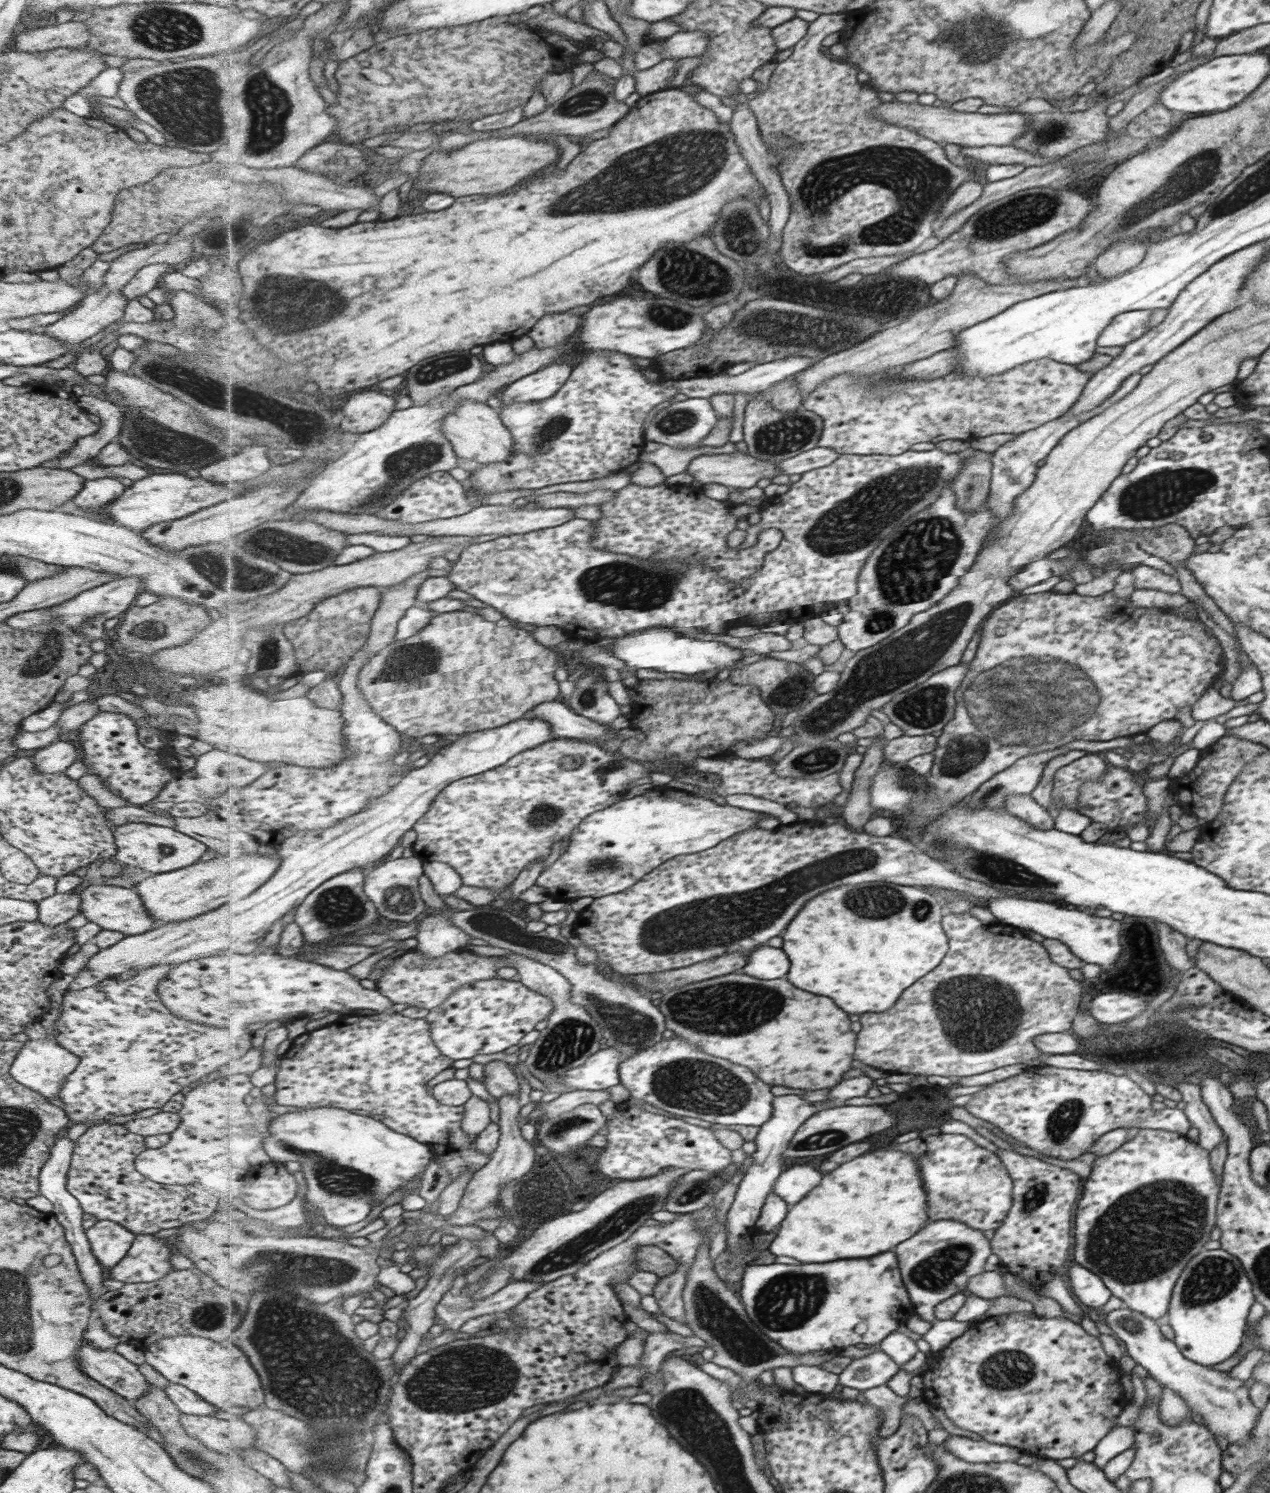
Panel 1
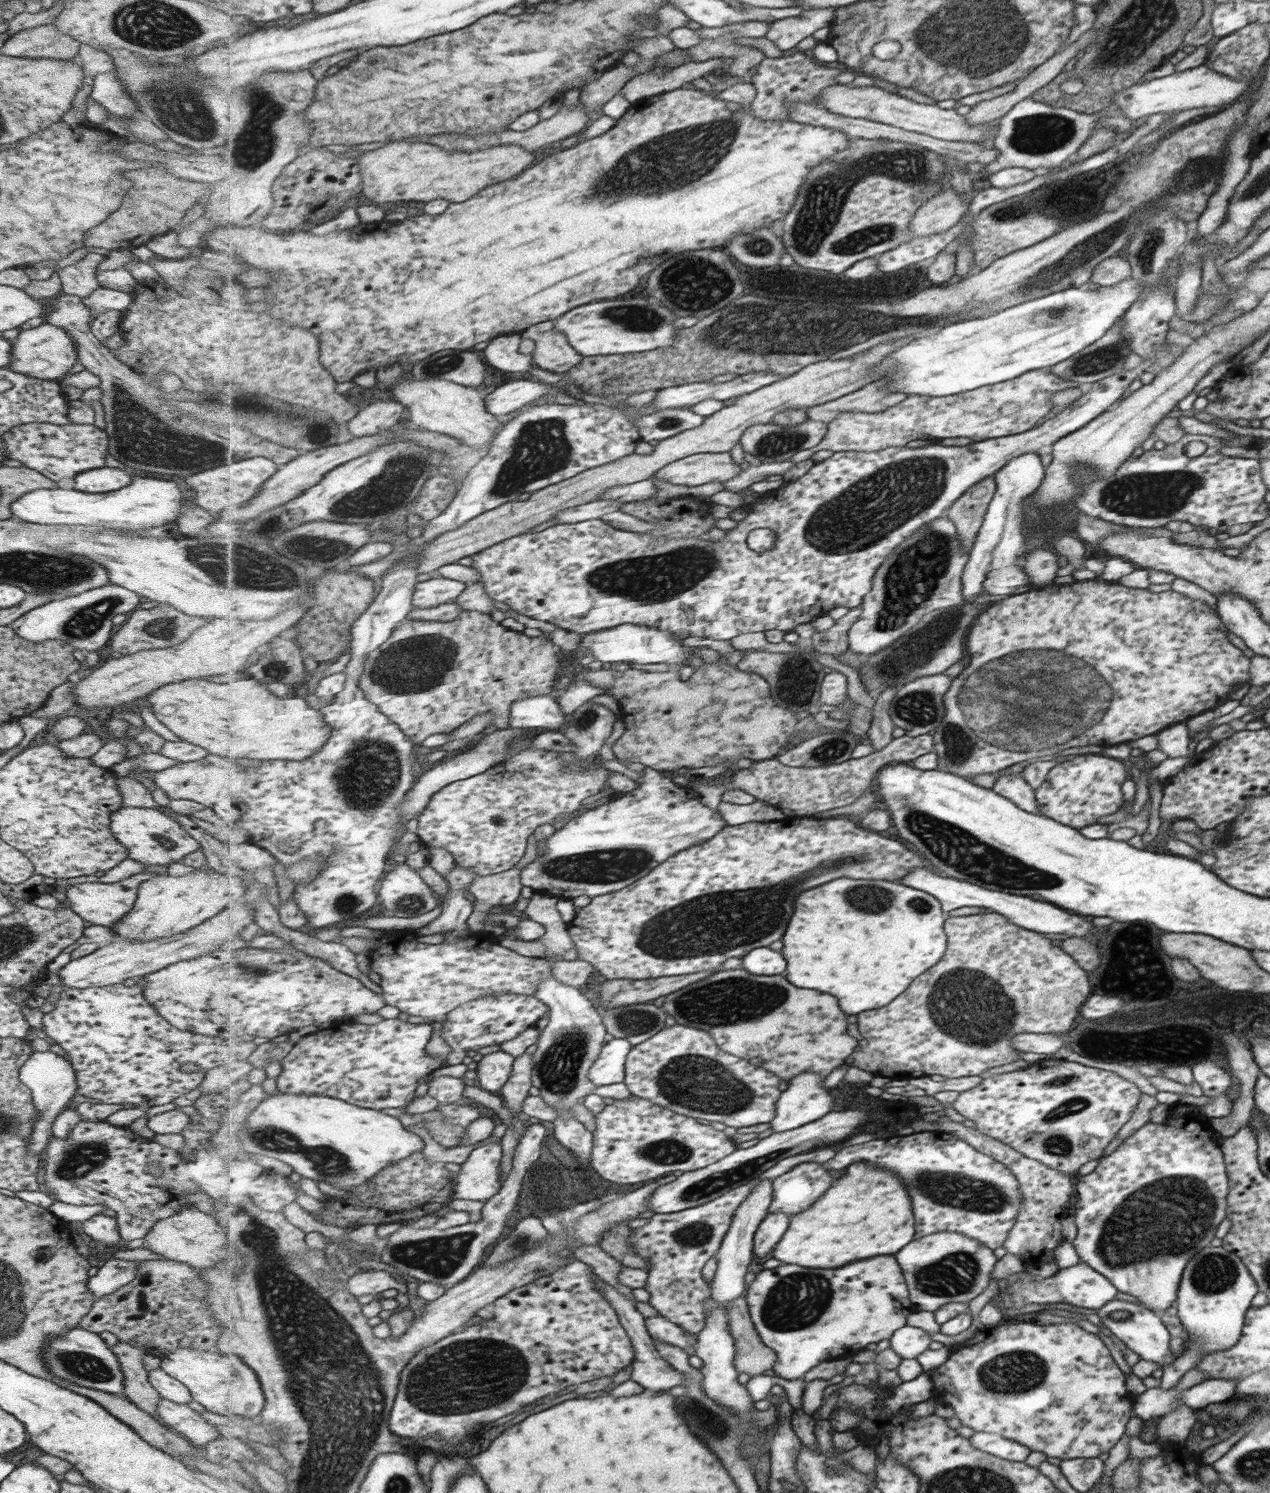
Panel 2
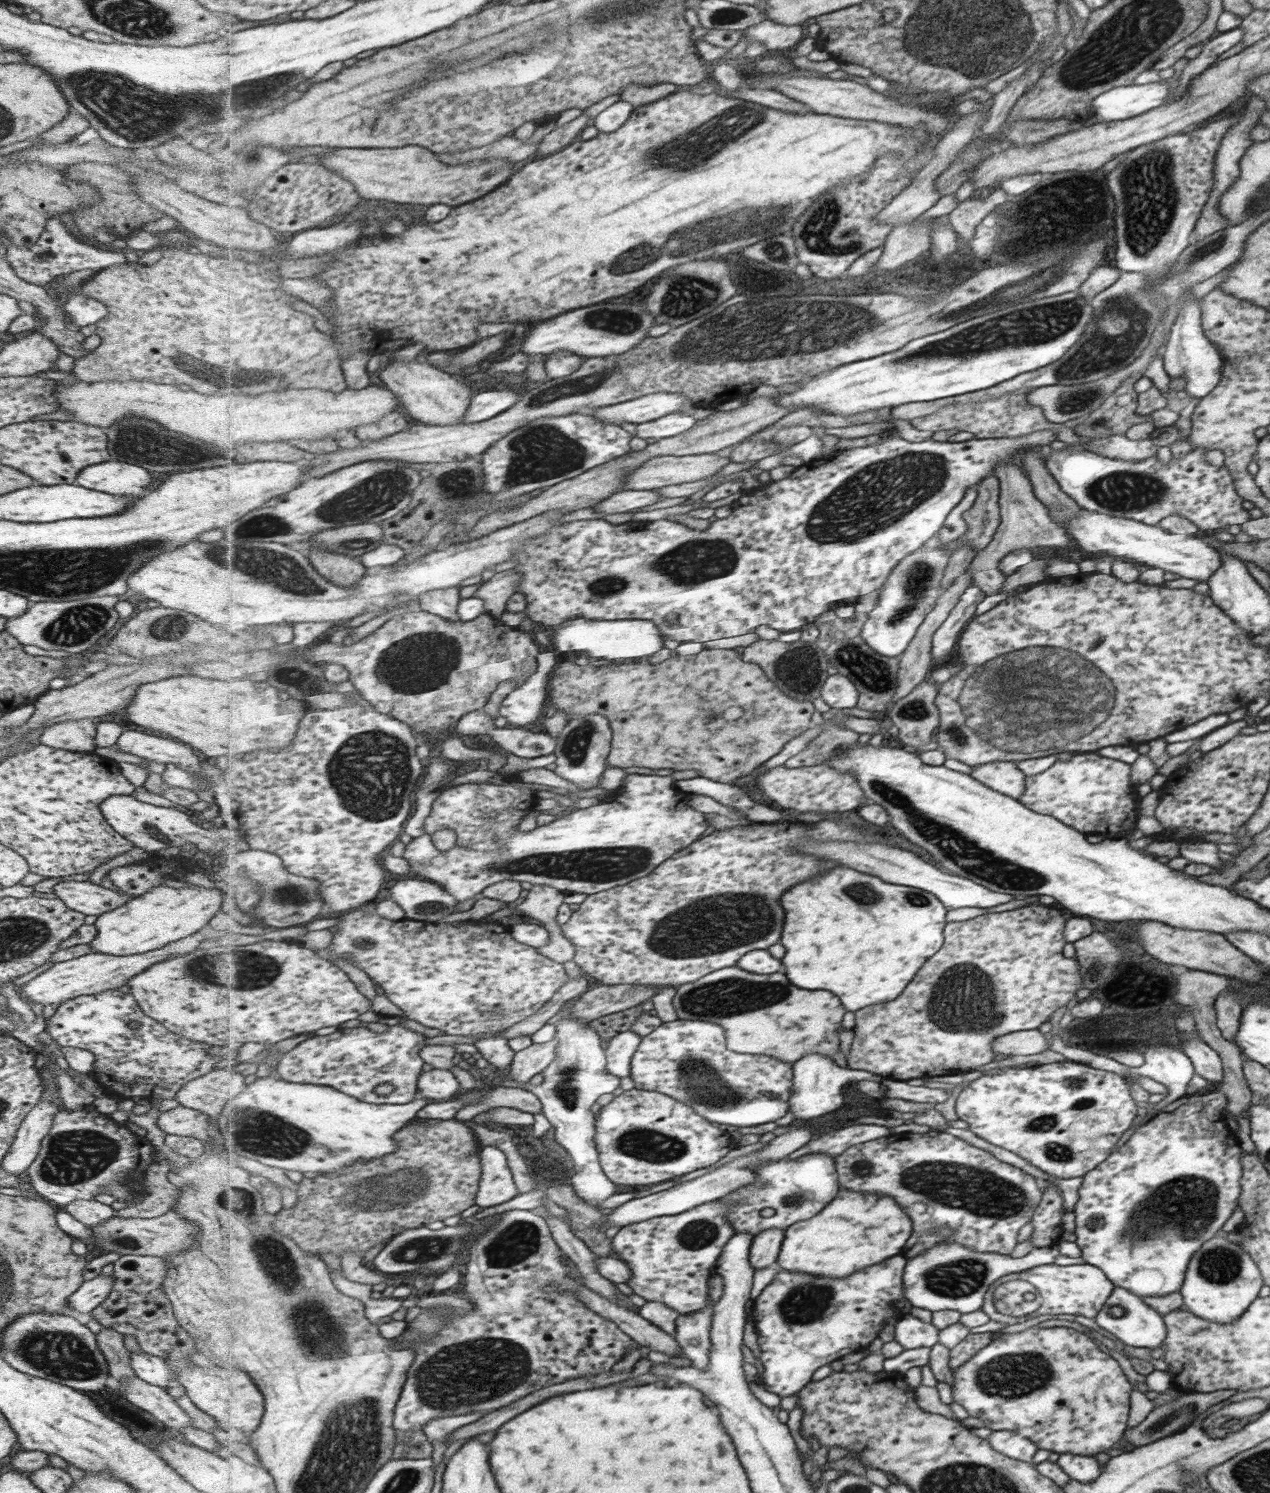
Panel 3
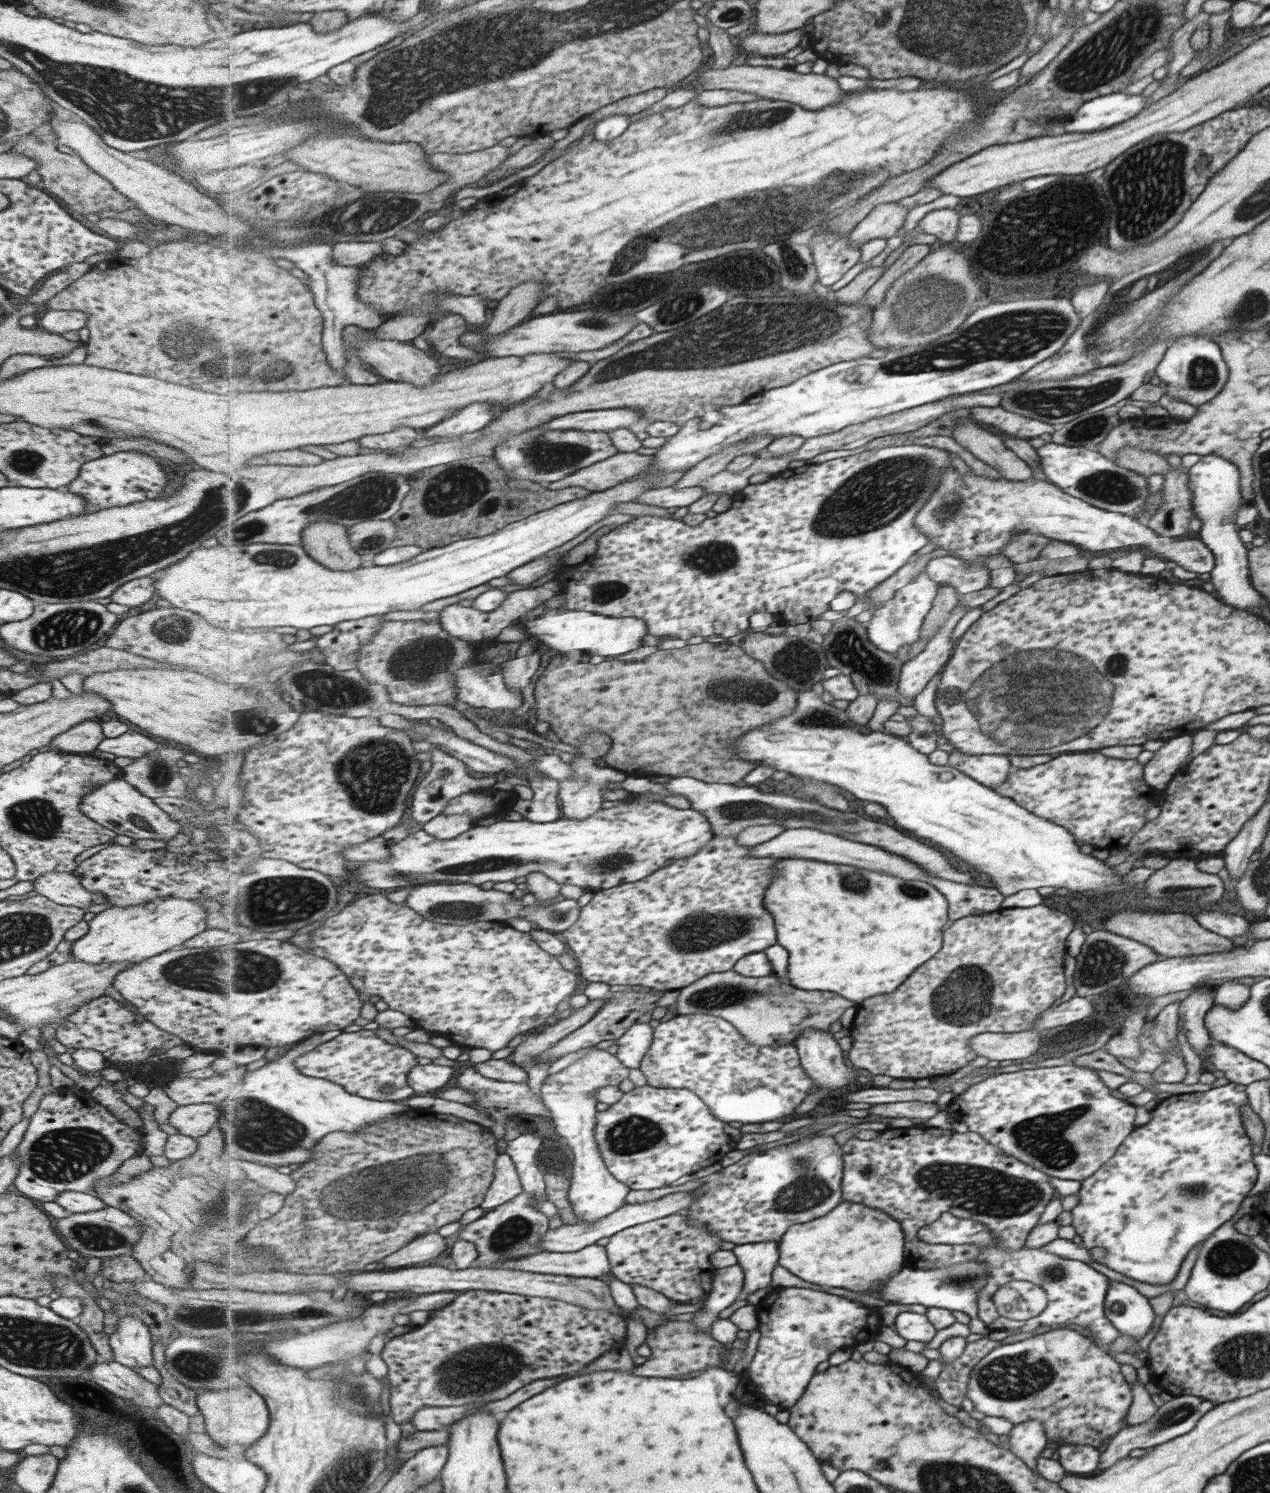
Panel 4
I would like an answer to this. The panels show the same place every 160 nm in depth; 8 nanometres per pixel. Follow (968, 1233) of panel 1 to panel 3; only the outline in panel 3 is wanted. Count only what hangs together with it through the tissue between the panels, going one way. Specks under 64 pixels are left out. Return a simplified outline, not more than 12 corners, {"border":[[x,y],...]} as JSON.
{"border":[[942,1242],[907,1260],[905,1301],[975,1312],[995,1280],[1052,1263]]}

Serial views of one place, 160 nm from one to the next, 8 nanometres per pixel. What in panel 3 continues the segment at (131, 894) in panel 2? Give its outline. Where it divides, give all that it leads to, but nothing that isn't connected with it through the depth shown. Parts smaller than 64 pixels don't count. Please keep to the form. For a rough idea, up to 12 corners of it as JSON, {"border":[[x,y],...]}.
{"border":[[88,880],[59,881],[52,892],[67,908],[99,916],[125,904],[126,892]]}

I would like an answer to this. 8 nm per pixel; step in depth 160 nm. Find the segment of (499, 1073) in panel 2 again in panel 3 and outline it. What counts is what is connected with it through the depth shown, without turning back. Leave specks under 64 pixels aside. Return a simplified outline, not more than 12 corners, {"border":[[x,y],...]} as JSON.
{"border":[[339,915],[327,952],[364,970],[407,1018],[503,1030],[569,982],[510,927]]}

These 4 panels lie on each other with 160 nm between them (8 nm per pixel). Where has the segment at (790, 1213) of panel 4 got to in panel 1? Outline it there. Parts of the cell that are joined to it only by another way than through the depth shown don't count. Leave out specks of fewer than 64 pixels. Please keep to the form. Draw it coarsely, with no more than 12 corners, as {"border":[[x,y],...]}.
{"border":[[815,1166],[789,1167],[775,1193],[790,1206],[800,1203],[823,1174]]}

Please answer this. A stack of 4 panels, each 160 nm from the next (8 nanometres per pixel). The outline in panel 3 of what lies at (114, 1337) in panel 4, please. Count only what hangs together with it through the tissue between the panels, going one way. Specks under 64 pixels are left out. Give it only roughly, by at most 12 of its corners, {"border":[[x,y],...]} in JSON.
{"border":[[145,1352],[128,1354],[133,1375],[171,1387],[165,1361]]}

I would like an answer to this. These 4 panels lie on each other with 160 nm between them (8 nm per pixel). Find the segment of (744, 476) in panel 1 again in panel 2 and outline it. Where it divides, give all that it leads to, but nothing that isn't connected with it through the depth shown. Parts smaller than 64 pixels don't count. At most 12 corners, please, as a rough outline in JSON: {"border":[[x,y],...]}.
{"border":[[729,452],[676,460],[655,476],[672,484],[727,482],[744,468]]}

